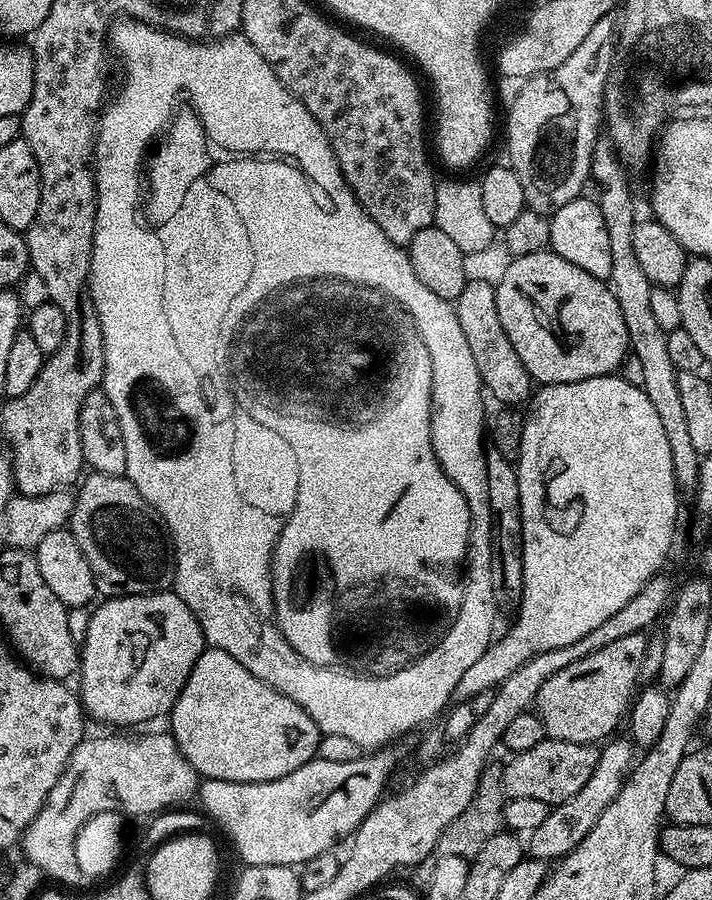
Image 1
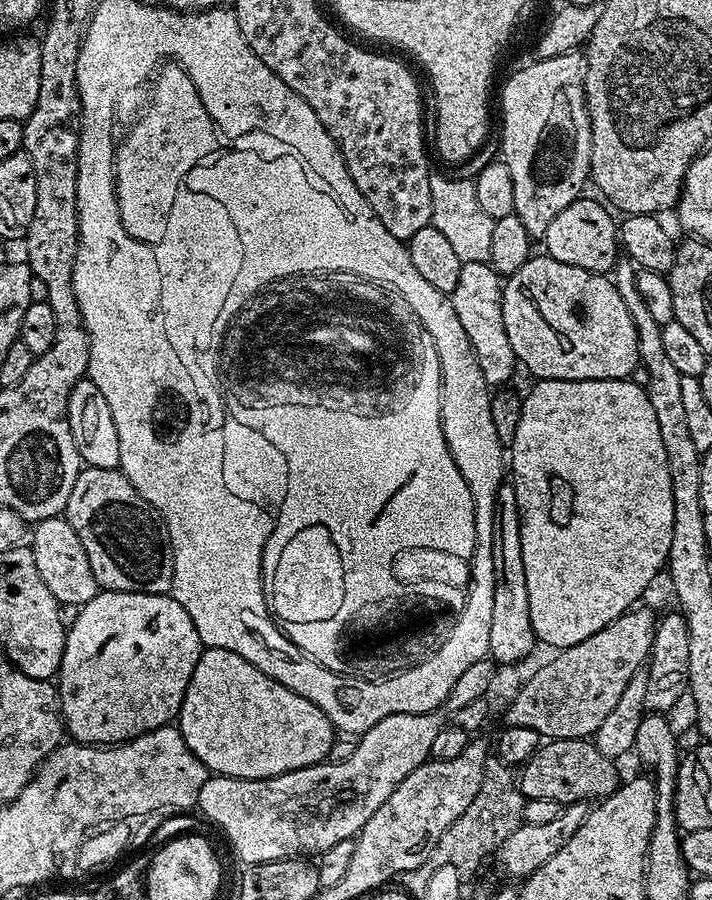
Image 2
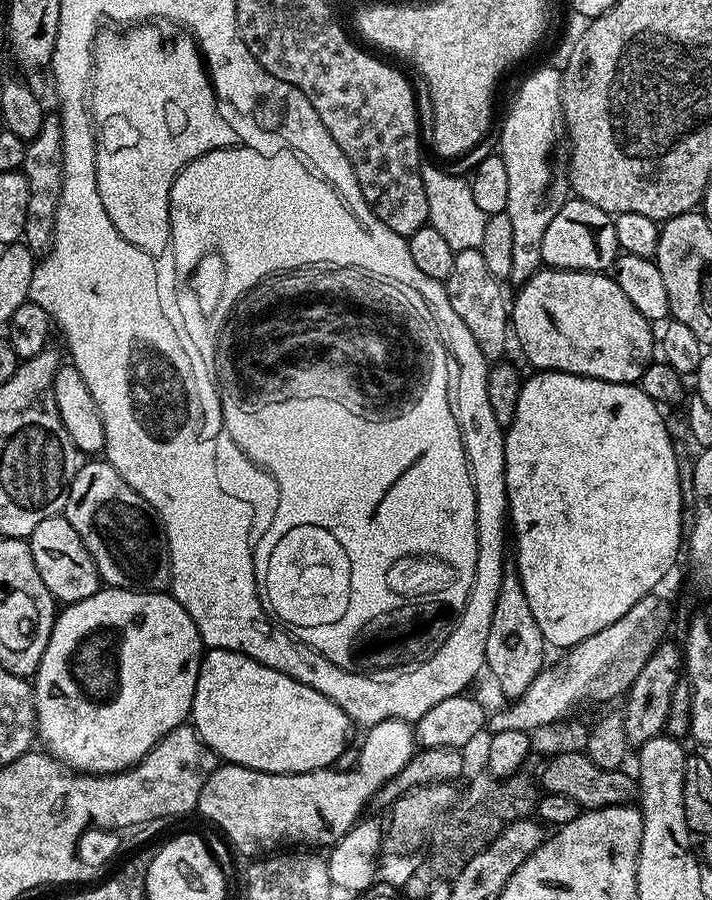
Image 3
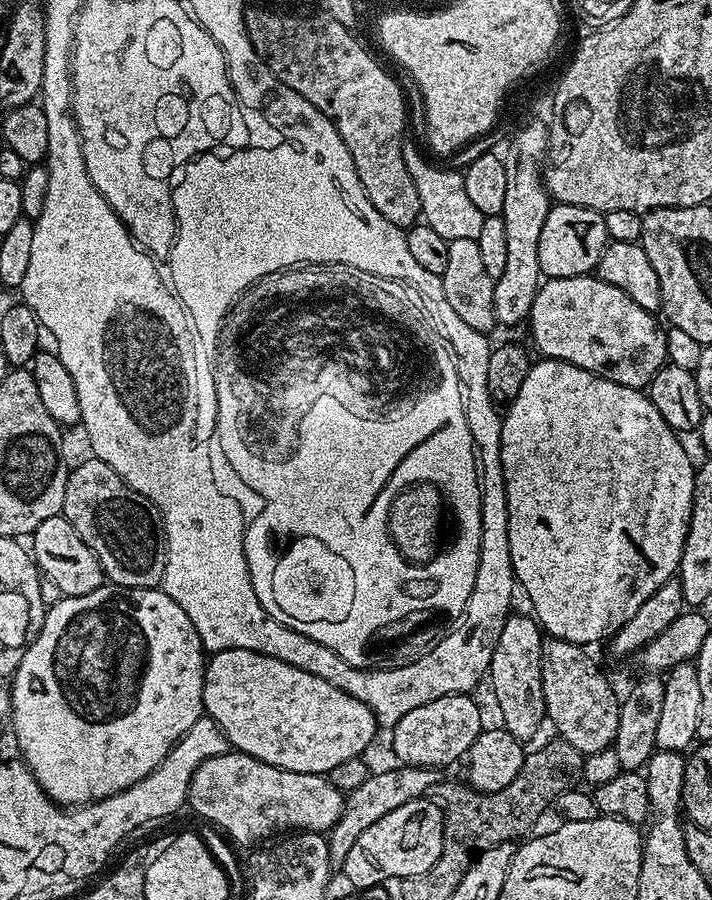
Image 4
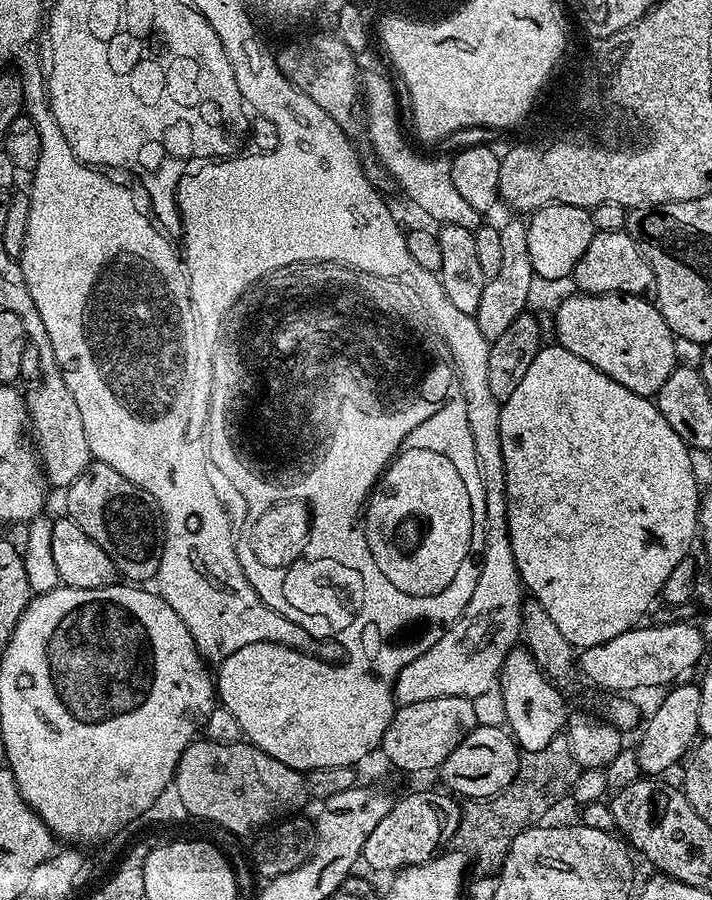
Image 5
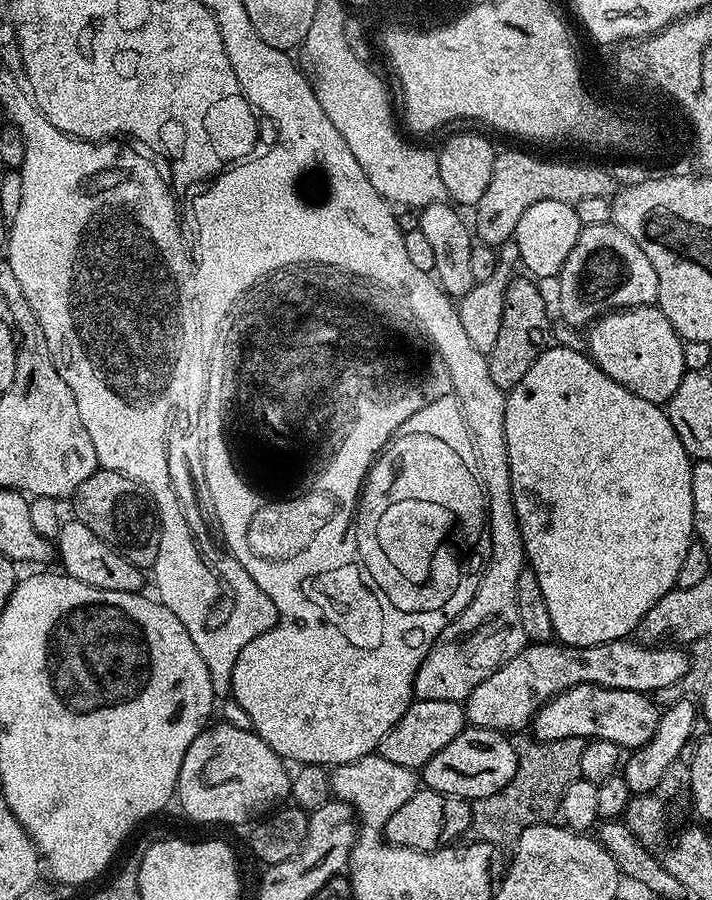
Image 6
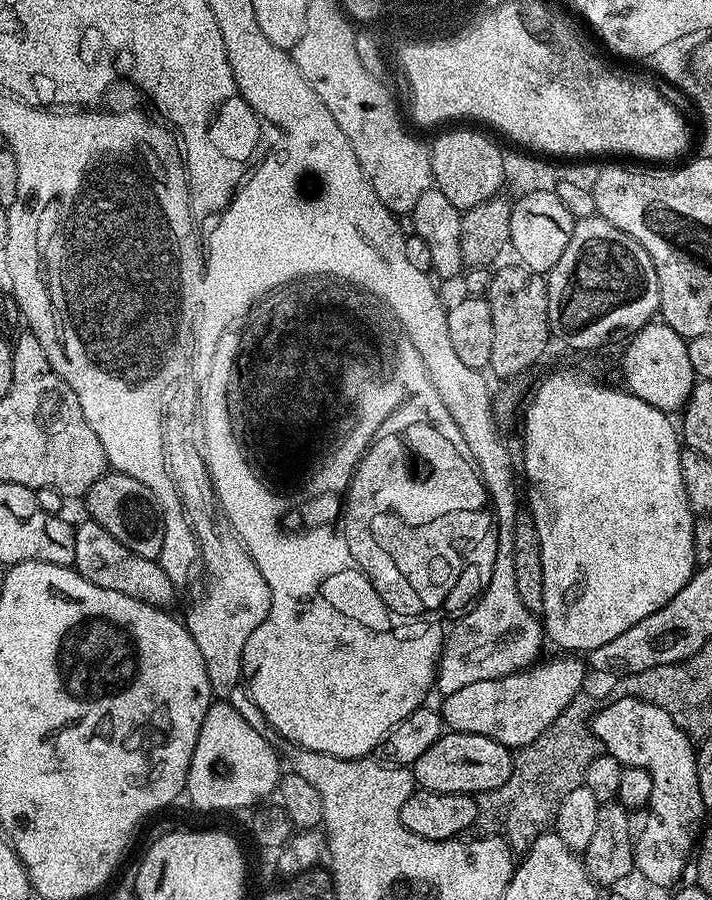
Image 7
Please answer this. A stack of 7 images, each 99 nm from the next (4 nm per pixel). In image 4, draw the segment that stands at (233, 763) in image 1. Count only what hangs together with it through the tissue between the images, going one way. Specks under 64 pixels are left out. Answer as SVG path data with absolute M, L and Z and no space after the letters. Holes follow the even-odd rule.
M254 650L211 653L204 666L202 698L205 713L218 722L222 734L226 734L235 751L245 752L270 766L291 772L326 774L341 762L355 756L363 757L378 733L375 714L358 702L358 698L306 670L298 670L298 666L290 666L290 662L278 662L278 658L263 656Z

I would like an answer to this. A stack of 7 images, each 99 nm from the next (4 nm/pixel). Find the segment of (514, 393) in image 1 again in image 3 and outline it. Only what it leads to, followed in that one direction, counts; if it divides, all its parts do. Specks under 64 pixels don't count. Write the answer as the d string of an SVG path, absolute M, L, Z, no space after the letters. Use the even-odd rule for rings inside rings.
M478 248L456 253L454 266L450 269L448 279L444 281L450 307L454 314L458 314L458 318L462 318L462 322L466 322L470 334L474 334L478 347L489 362L503 361L508 340L510 344L510 304L507 299L504 301L504 287L501 280L490 274Z

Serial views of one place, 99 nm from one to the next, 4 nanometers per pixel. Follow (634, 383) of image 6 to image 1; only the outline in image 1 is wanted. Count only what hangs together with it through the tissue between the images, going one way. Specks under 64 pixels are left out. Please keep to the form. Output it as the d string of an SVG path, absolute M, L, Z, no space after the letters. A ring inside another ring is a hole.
M551 250L517 256L507 262L500 280L495 281L498 318L533 381L540 386L573 384L586 378L613 375L630 349L626 322L622 319L622 310L618 310L618 298L614 298L607 283L594 278L594 274L586 274L586 270L578 270L574 262L566 262L566 258Z

